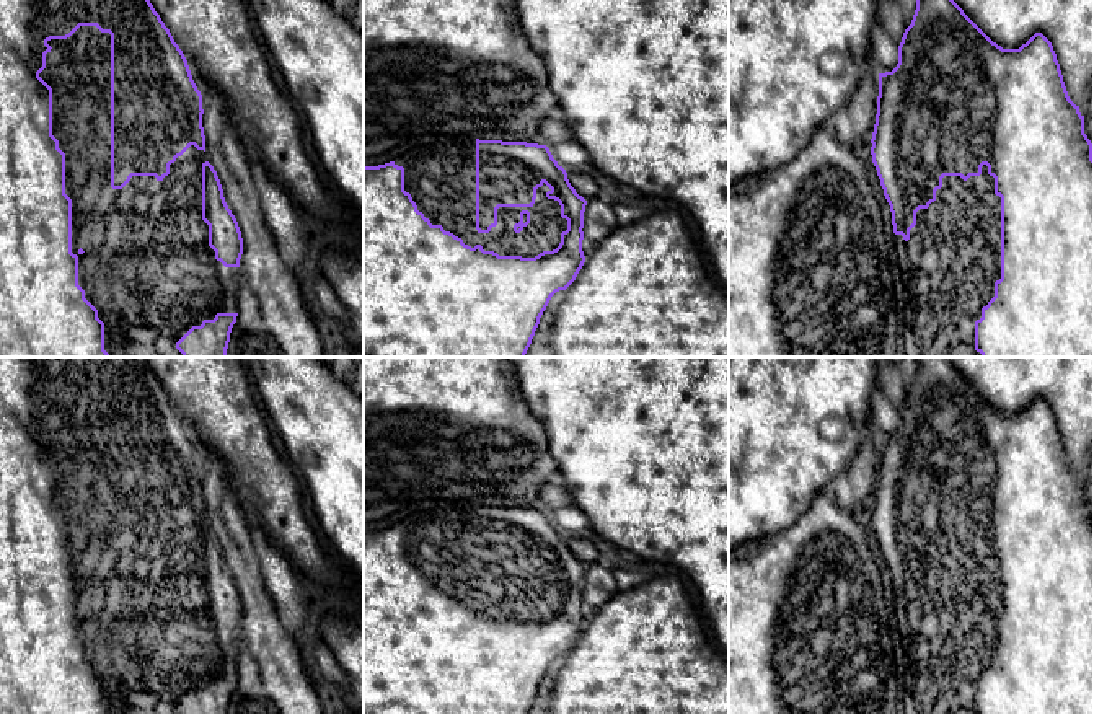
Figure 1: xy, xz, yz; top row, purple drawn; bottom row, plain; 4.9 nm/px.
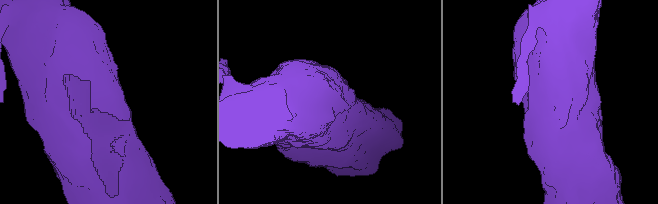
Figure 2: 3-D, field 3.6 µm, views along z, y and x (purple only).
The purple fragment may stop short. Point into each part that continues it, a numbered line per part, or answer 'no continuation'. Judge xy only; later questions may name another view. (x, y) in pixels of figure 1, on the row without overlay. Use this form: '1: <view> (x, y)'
1: xy (147, 633)

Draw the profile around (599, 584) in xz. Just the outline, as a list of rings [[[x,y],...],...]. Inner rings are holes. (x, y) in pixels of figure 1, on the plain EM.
[[[603,559],[587,567],[584,577],[584,593],[582,593],[585,603],[600,608],[616,592],[618,592],[618,585],[615,580],[611,562]]]

